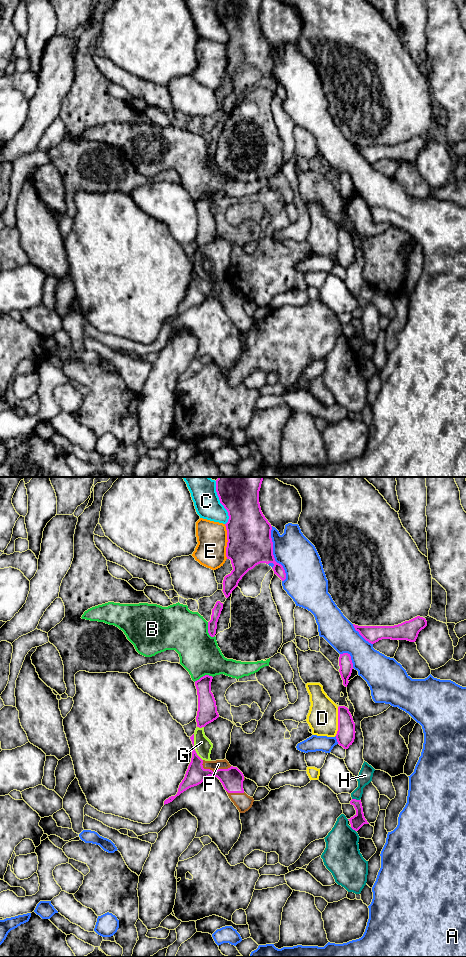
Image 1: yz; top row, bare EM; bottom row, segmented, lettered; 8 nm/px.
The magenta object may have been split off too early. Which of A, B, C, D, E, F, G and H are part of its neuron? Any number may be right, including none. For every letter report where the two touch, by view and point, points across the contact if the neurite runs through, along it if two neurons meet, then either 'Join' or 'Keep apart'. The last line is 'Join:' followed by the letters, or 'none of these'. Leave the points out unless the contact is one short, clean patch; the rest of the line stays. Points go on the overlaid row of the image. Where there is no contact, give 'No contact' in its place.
A: Touches magenta at yz (272, 554). Keep apart
B: Touches magenta at yz (208, 630). Keep apart
C: Touches magenta at yz (220, 502). Keep apart
D: Touches magenta at yz (338, 721). Keep apart
E: Touches magenta at yz (228, 541). Keep apart
F: Touches magenta at yz (216, 770). Path across: yz (232, 778), (222, 770), (216, 770), (218, 764). Join
G: Touches magenta at yz (196, 754). Keep apart
H: Touches magenta at yz (355, 799). Keep apart
Join: F

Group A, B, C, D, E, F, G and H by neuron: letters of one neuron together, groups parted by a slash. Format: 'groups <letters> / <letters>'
groups A / B / C / D / E / F / G / H

